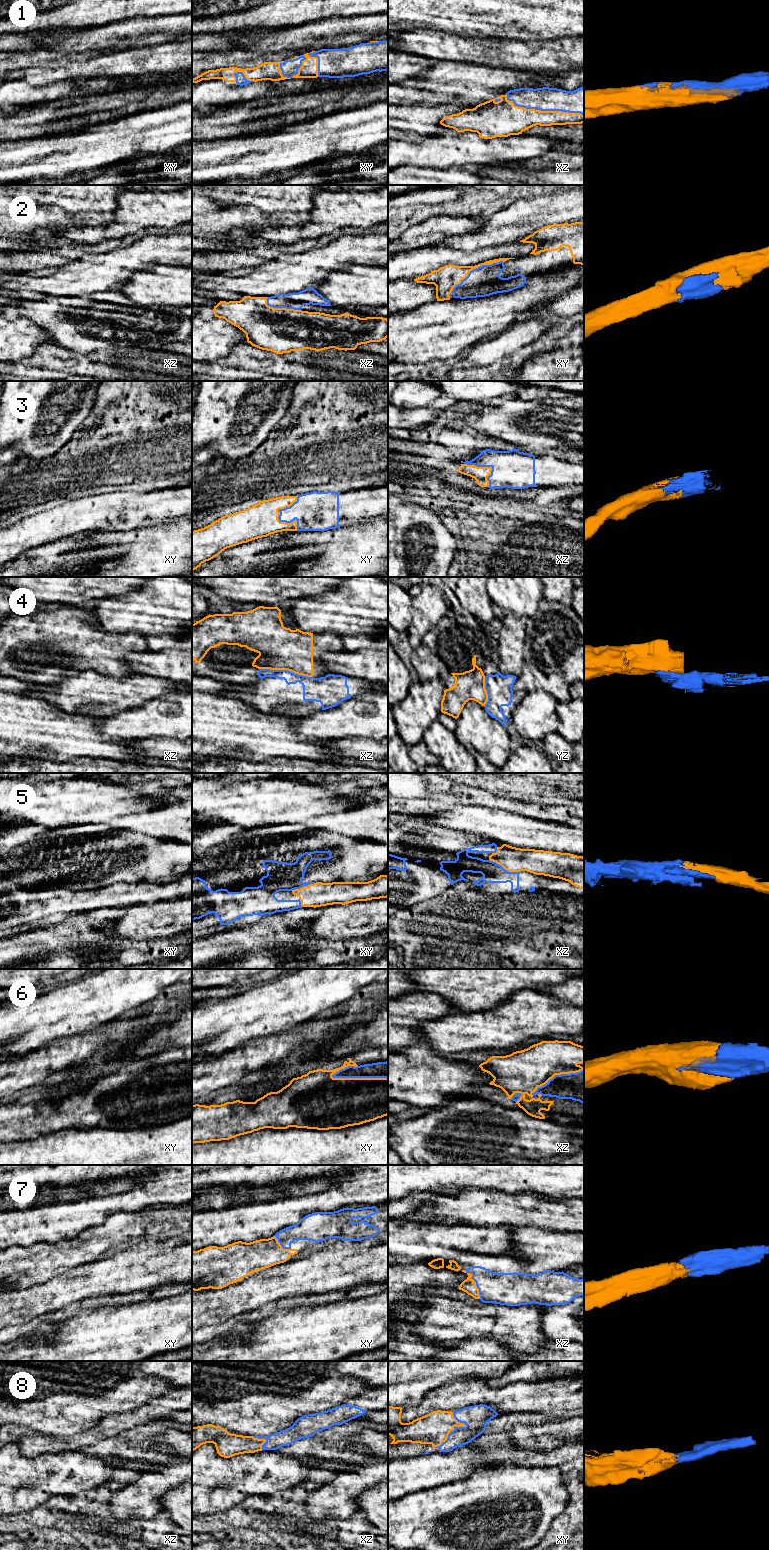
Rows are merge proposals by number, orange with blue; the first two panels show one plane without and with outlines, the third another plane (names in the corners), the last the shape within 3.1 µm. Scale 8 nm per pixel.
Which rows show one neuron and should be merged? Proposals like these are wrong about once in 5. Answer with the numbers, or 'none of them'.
1, 2, 3, 5, 6, 7, 8

